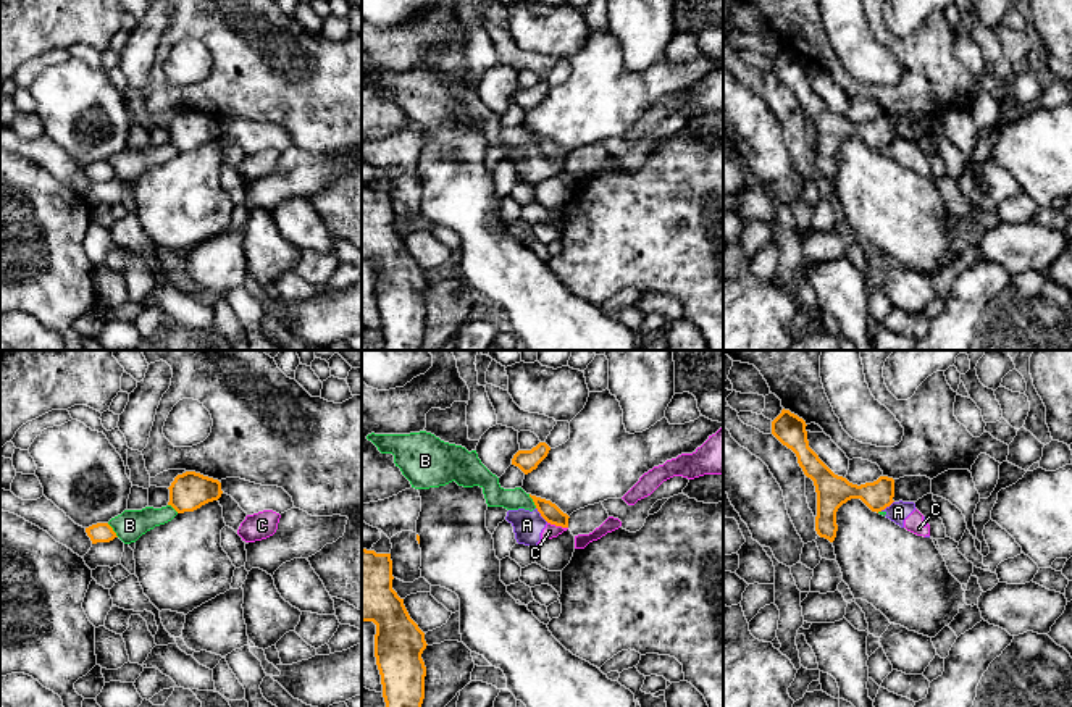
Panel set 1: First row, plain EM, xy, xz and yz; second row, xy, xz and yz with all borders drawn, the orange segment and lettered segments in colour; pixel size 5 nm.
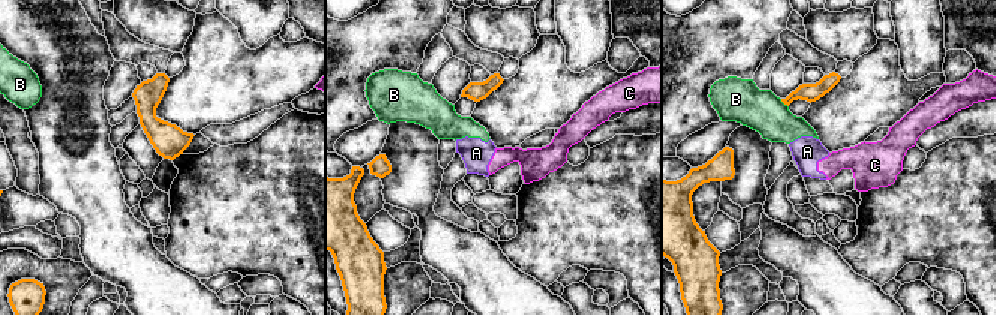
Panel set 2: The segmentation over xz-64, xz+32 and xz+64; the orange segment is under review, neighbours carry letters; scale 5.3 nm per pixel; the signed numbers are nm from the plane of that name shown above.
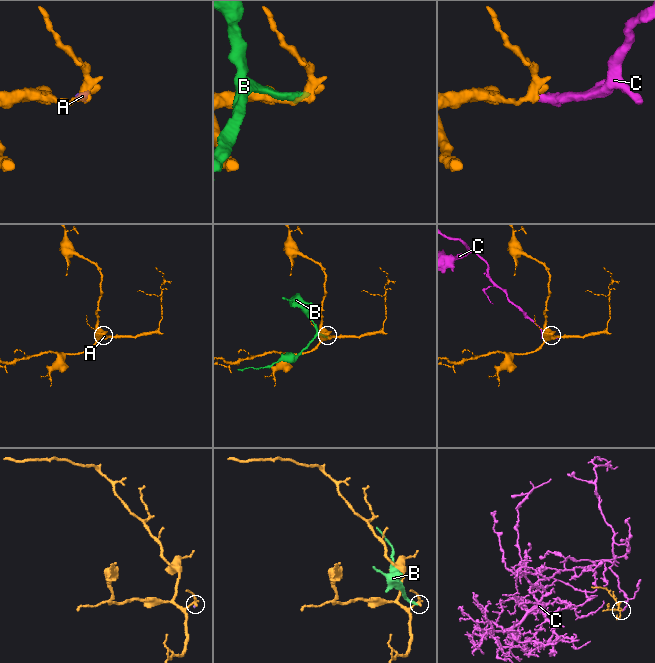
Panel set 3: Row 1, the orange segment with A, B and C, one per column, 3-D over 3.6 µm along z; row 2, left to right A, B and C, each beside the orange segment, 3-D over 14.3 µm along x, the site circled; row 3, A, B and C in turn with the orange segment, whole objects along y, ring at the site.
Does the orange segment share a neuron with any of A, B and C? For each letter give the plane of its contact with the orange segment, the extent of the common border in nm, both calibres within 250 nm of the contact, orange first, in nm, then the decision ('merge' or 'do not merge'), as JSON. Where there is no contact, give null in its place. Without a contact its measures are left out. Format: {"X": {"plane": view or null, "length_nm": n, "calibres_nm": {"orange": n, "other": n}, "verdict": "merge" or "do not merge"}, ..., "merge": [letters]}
{"A": {"plane": "xz", "length_nm": 100, "calibres_nm": {"orange": 90, "other": 140}, "verdict": "do not merge"}, "B": {"plane": "xy", "length_nm": 90, "calibres_nm": {"orange": 100, "other": 150}, "verdict": "do not merge"}, "C": {"plane": "xz", "length_nm": 110, "calibres_nm": {"orange": 90, "other": 70}, "verdict": "do not merge"}, "merge": []}

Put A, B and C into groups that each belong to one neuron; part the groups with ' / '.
A B C

